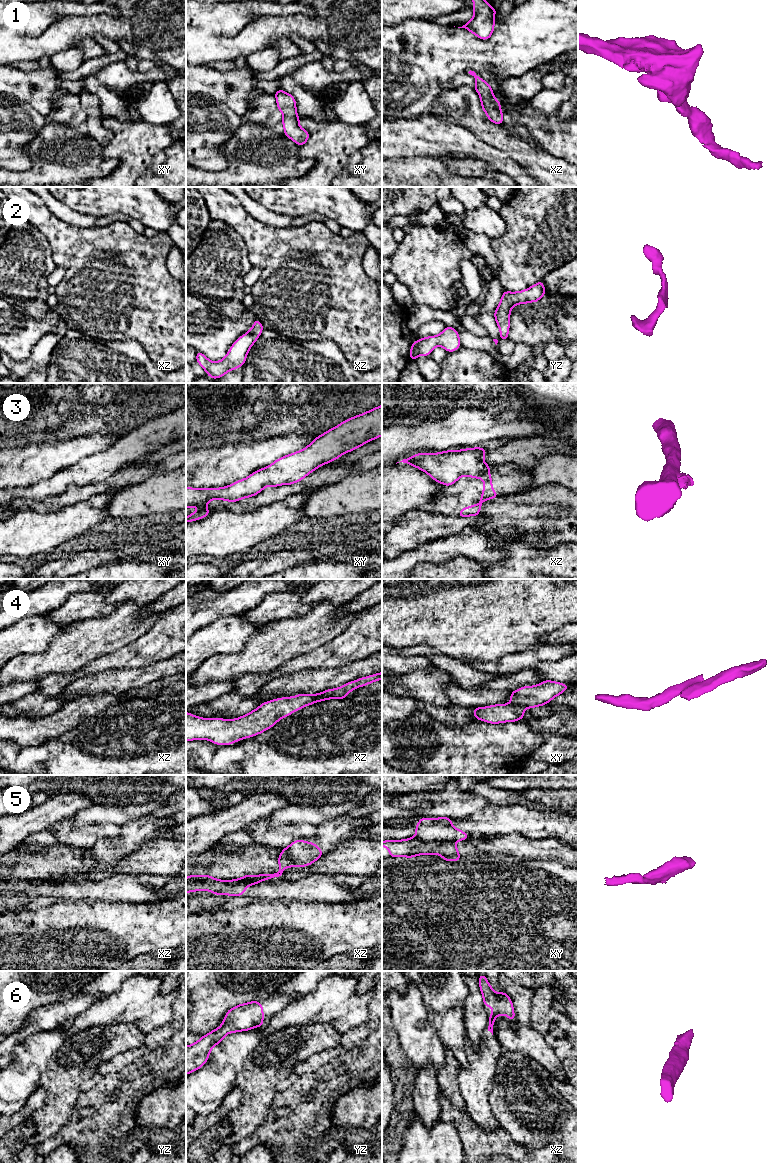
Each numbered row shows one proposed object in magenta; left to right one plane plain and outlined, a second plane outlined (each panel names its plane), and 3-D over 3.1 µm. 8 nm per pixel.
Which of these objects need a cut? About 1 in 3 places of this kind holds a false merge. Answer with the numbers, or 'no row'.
3, 4, 5

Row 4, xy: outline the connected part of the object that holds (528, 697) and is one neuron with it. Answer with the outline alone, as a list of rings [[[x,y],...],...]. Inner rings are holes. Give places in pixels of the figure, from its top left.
[[[545,680],[535,686],[524,686],[510,692],[510,704],[522,709],[539,707],[548,704],[554,697],[566,691],[568,687],[567,684],[550,680]]]

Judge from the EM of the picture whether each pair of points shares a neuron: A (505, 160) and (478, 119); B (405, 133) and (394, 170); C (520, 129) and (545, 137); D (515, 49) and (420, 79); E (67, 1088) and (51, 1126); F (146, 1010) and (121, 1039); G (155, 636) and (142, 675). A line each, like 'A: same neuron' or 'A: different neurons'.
A: different neurons
B: different neurons
C: different neurons
D: same neuron
E: same neuron
F: different neurons
G: different neurons

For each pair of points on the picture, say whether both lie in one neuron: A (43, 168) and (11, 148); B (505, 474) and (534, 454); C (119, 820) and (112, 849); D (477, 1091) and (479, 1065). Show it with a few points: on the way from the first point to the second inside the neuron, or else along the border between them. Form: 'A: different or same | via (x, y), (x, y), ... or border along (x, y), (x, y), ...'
A: different | border along (34, 138), (26, 147), (31, 165), (10, 170)
B: different | border along (493, 466), (513, 464), (529, 469)
C: different | border along (142, 816), (127, 821), (120, 826)
D: same | via (477, 1085), (479, 1071)

